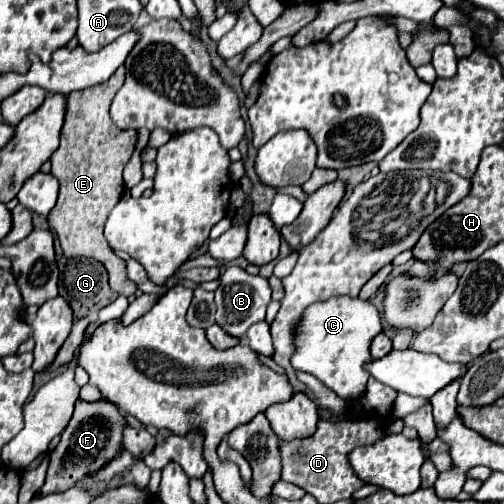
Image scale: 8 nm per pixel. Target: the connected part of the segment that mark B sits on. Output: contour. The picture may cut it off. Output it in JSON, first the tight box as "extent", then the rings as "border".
{"extent":[216,266,272,338],"border":[[[228,266],[224,270],[224,274],[220,276],[220,288],[216,290],[216,306],[218,306],[216,324],[226,334],[242,338],[252,324],[264,320],[270,300],[272,300],[272,290],[270,290],[270,284],[266,278],[250,276],[248,272],[244,272],[238,266]]]}

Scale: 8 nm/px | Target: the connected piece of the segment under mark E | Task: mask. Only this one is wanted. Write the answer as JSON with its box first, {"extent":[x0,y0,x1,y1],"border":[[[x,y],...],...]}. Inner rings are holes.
{"extent":[50,66,136,296],"border":[[[124,66],[112,78],[96,88],[72,92],[66,98],[66,114],[62,126],[60,148],[52,154],[52,176],[60,182],[56,208],[50,212],[50,230],[56,232],[64,256],[86,256],[104,264],[110,278],[110,288],[122,296],[132,296],[136,284],[128,280],[124,262],[108,246],[102,228],[108,212],[118,204],[124,194],[122,170],[134,152],[136,130],[120,130],[110,122],[110,100],[124,84]],[[112,156],[112,158],[110,158]]]}

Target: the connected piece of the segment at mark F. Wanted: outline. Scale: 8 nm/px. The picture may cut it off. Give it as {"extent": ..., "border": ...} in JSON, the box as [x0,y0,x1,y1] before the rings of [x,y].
{"extent":[40,402,126,494],"border":[[[76,402],[74,416],[66,430],[62,432],[60,444],[54,448],[50,466],[46,472],[46,482],[40,488],[40,494],[52,494],[52,492],[62,492],[74,486],[76,480],[82,480],[84,476],[90,476],[92,472],[98,472],[116,456],[118,448],[122,446],[122,430],[126,428],[126,420],[118,412],[116,406],[110,402]]]}

